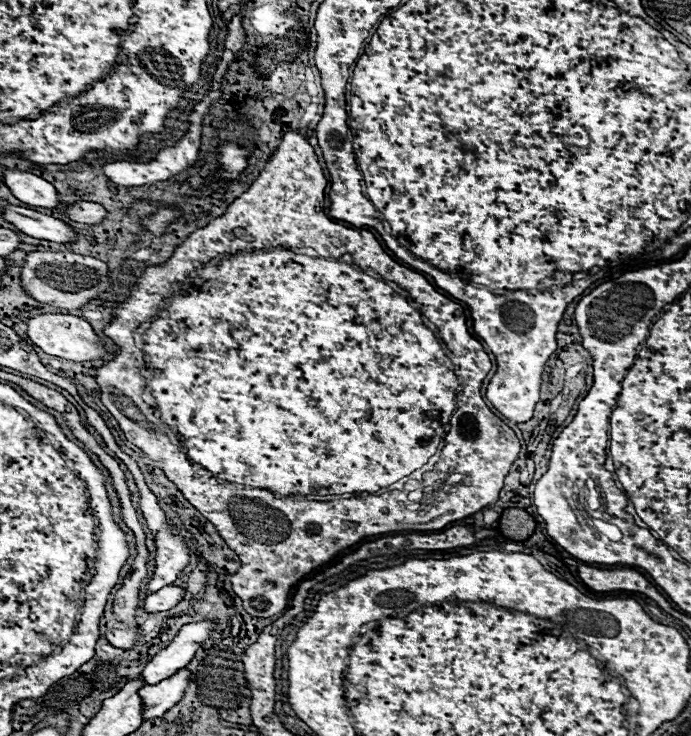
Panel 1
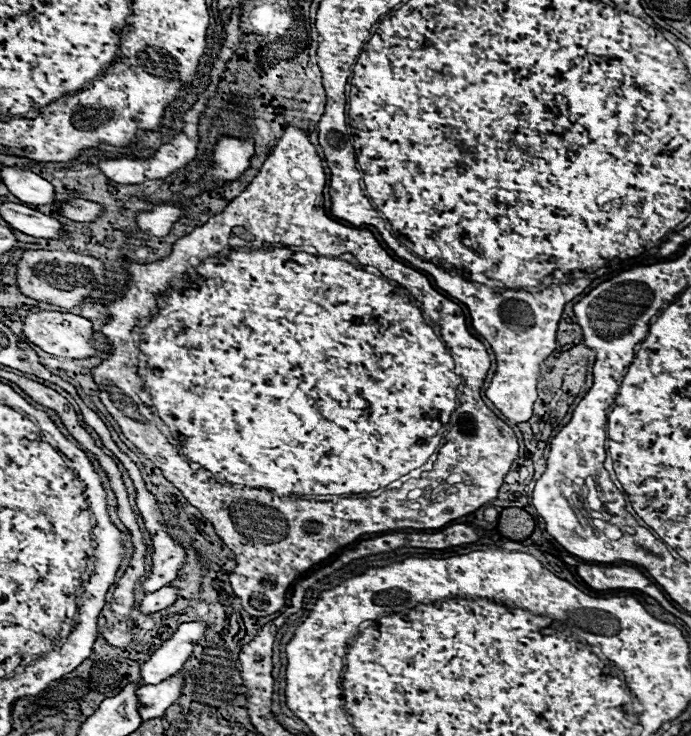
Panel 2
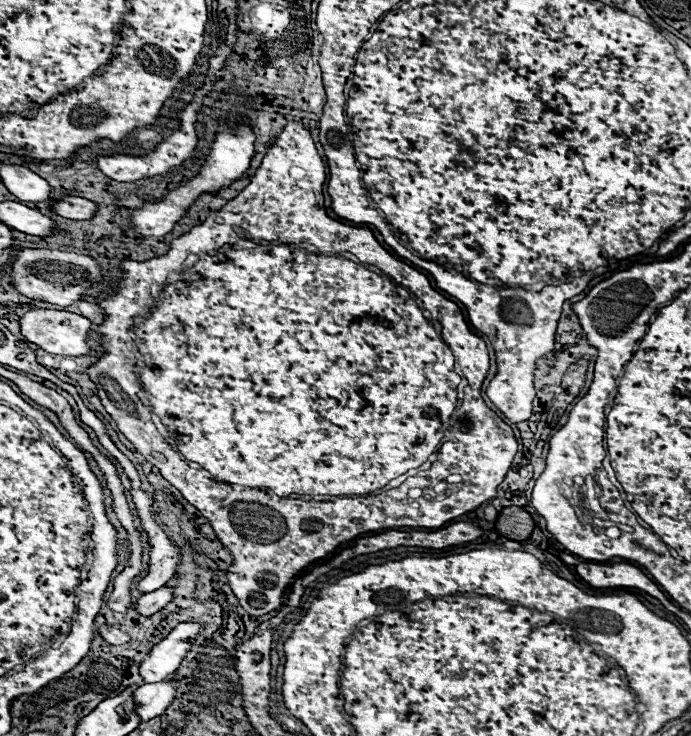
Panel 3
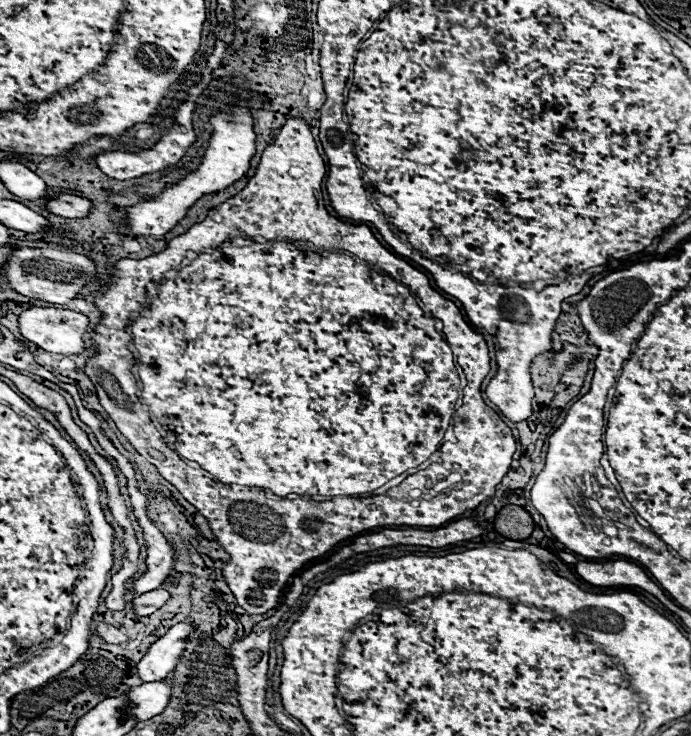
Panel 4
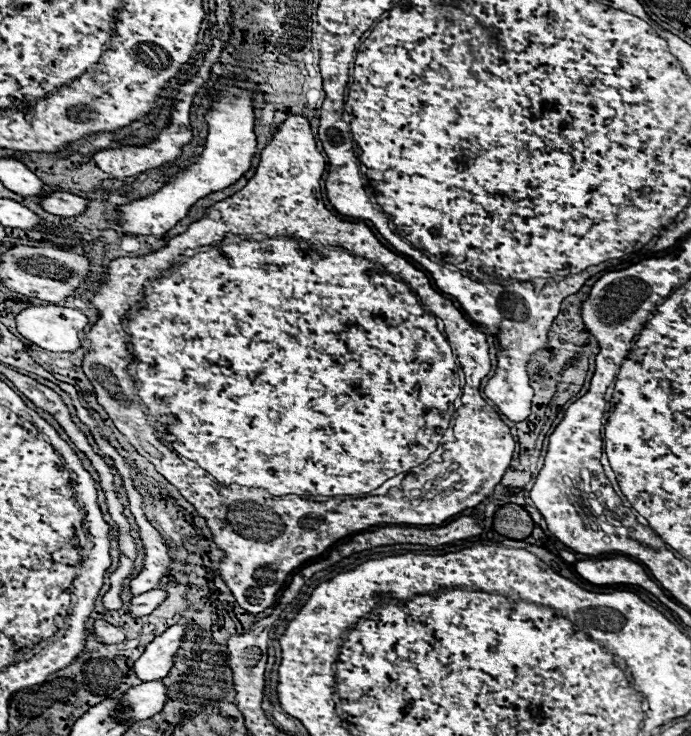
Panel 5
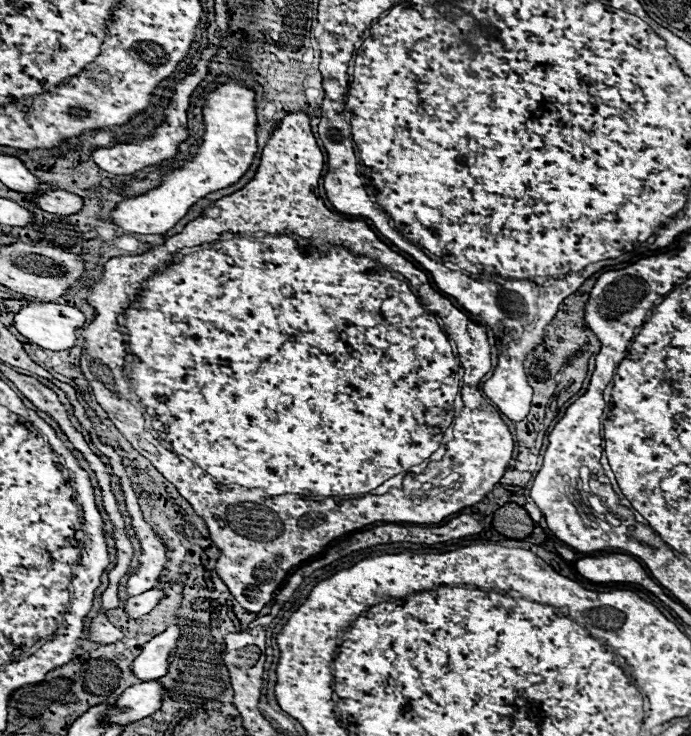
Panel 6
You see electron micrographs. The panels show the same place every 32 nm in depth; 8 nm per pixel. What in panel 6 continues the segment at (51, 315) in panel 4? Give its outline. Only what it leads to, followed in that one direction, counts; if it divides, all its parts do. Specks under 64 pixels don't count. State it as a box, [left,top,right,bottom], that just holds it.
[14,302,86,352]

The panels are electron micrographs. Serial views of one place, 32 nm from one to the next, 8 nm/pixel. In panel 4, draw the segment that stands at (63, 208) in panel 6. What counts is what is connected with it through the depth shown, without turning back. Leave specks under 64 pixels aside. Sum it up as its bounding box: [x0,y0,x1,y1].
[46,194,92,218]

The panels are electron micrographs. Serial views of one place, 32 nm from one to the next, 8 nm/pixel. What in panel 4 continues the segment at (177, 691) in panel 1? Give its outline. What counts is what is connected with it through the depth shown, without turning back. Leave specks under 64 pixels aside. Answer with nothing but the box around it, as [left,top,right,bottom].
[128,682,172,720]

